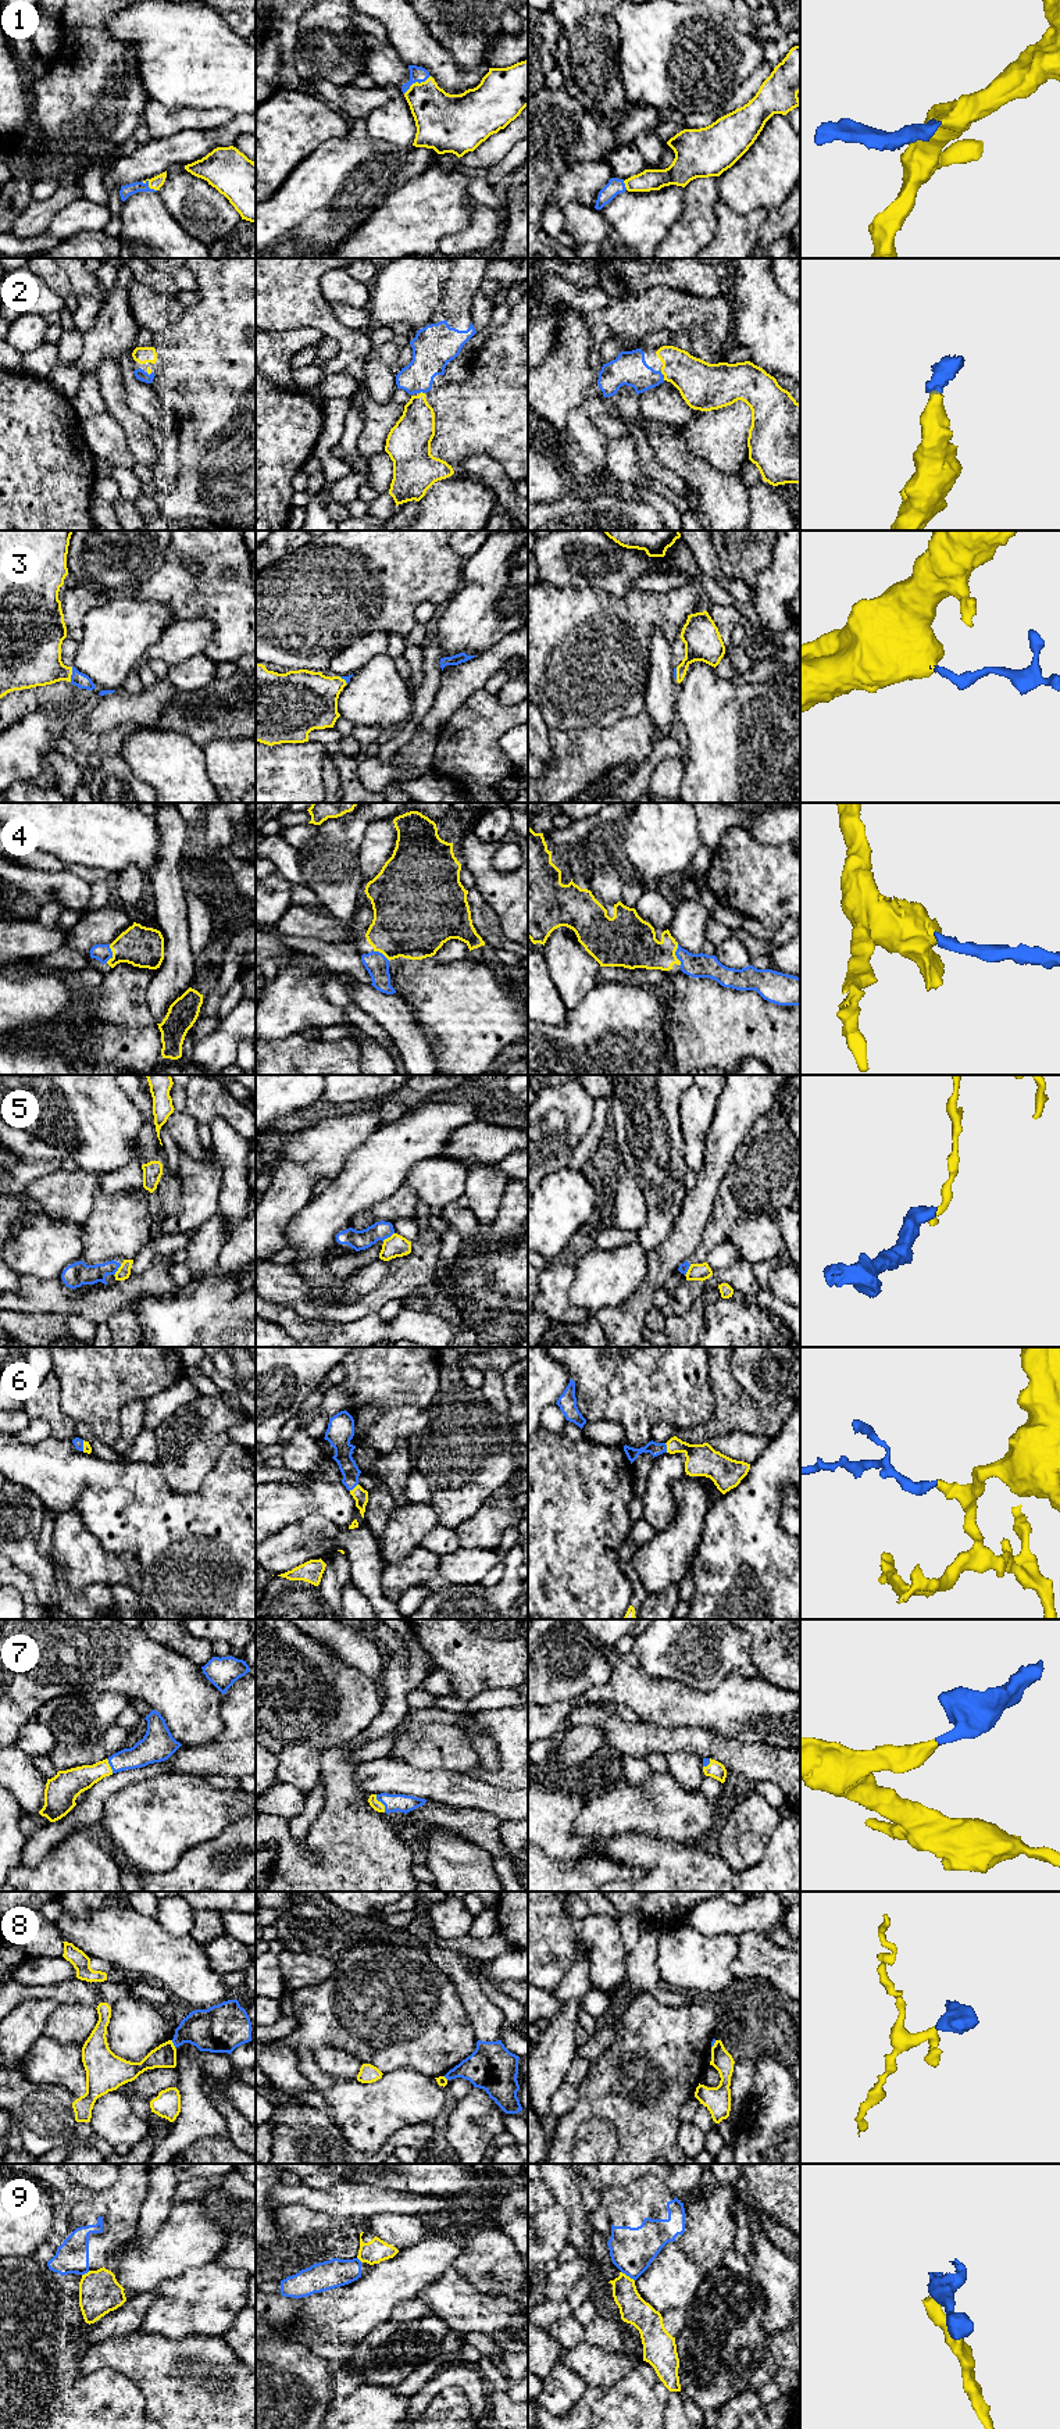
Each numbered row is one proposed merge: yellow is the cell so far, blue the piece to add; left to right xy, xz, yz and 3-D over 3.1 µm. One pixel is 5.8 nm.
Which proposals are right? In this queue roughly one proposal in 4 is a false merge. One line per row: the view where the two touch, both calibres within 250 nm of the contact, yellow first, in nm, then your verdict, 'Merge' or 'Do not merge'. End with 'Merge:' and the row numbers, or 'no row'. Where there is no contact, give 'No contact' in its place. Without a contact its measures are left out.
1: Touches yellow in xz. Thickness 300 nm (yellow) against 100 nm. Merge
2: Touches yellow in xz. Thickness 220 nm (yellow) against 220 nm. Merge
3: Touches yellow in xy. Thickness 340 nm (yellow) against 90 nm. Merge
4: Touches yellow in yz. Thickness 260 nm (yellow) against 140 nm. Merge
5: Touches yellow in xy. Thickness 80 nm (yellow) against 140 nm. Do not merge
6: Touches yellow in yz. Thickness 190 nm (yellow) against 80 nm. Merge
7: Touches yellow in xz. Thickness 60 nm (yellow) against 110 nm. Merge
8: Touches yellow in xy. Thickness 140 nm (yellow) against 240 nm. Do not merge
9: Touches yellow in yz. Thickness 170 nm (yellow) against 260 nm. Do not merge
Merge: 1, 2, 3, 4, 6, 7

